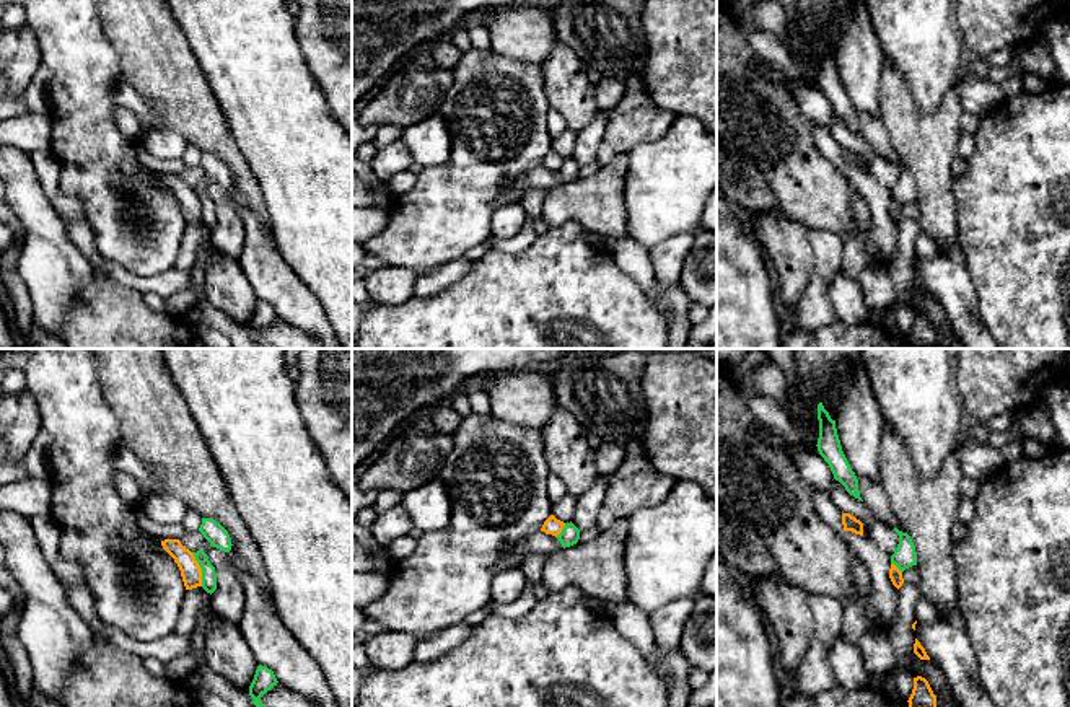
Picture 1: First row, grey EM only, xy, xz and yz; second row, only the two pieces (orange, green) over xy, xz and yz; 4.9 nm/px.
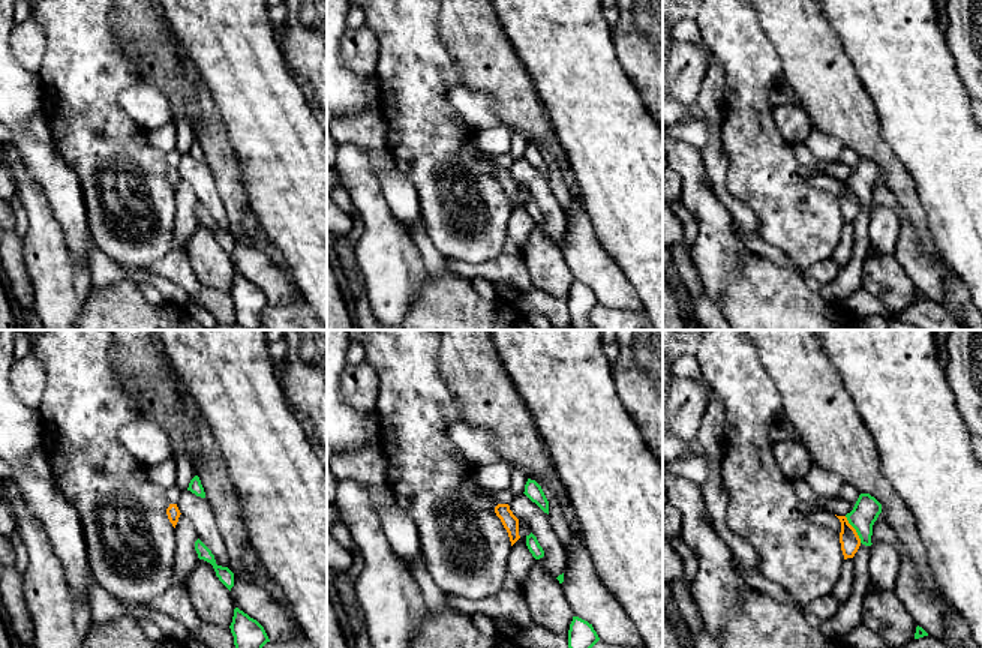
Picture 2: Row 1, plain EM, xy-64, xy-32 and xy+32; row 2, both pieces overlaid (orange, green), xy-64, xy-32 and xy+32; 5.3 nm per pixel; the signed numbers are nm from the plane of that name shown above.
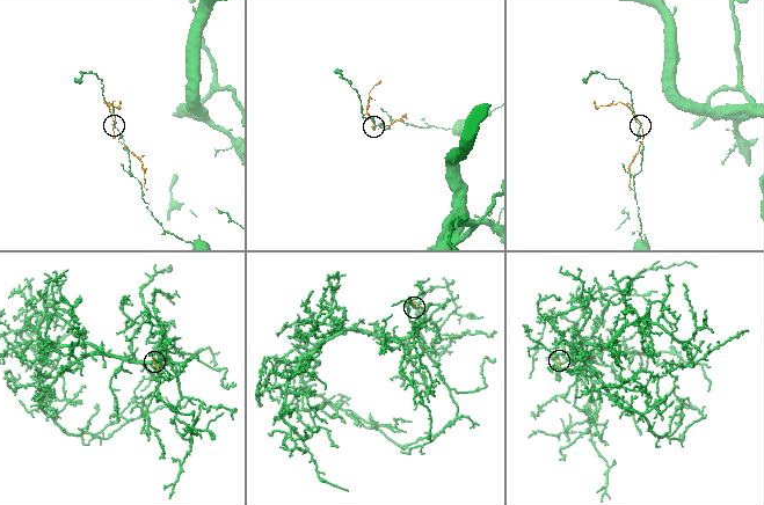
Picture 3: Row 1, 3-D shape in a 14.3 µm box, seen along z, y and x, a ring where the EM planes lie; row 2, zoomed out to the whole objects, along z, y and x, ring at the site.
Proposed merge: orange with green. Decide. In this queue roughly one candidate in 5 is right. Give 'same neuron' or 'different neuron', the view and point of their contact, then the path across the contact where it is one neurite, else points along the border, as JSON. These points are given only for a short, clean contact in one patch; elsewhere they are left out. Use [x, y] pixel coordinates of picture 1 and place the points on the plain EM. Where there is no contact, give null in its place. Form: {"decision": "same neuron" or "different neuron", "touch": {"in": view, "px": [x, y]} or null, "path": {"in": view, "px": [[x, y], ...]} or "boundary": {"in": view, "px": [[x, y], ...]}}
{"decision": "different neuron", "touch": {"in": "xy", "px": [201, 204]}}

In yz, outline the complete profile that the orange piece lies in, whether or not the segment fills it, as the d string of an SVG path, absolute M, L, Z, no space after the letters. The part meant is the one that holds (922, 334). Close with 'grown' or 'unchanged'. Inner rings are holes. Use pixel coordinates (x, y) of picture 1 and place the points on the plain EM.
M922 311L914 313L914 324L907 337L912 349L936 347L936 331Z | unchanged

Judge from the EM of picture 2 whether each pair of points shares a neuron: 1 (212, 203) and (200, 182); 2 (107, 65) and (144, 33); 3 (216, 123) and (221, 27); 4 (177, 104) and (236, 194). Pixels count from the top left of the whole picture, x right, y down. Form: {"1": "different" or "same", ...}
{"1": "same", "2": "different", "3": "different", "4": "different"}

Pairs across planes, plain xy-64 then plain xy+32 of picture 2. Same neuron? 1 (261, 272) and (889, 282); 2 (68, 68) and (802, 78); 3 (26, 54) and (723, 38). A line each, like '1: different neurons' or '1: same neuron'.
1: different neurons
2: different neurons
3: different neurons

